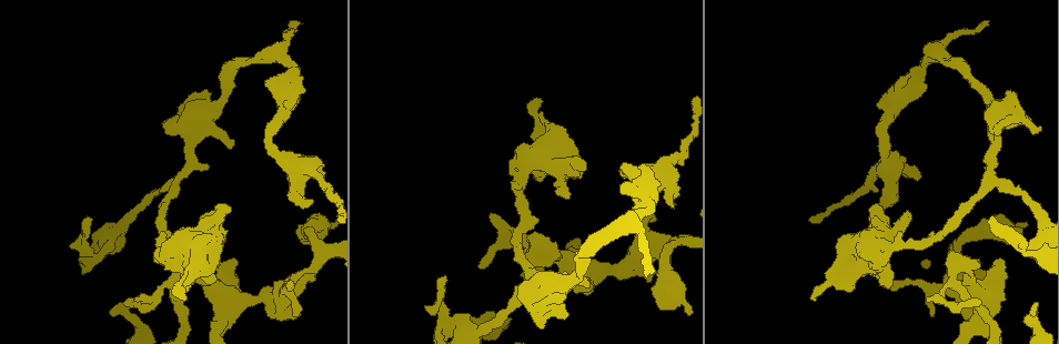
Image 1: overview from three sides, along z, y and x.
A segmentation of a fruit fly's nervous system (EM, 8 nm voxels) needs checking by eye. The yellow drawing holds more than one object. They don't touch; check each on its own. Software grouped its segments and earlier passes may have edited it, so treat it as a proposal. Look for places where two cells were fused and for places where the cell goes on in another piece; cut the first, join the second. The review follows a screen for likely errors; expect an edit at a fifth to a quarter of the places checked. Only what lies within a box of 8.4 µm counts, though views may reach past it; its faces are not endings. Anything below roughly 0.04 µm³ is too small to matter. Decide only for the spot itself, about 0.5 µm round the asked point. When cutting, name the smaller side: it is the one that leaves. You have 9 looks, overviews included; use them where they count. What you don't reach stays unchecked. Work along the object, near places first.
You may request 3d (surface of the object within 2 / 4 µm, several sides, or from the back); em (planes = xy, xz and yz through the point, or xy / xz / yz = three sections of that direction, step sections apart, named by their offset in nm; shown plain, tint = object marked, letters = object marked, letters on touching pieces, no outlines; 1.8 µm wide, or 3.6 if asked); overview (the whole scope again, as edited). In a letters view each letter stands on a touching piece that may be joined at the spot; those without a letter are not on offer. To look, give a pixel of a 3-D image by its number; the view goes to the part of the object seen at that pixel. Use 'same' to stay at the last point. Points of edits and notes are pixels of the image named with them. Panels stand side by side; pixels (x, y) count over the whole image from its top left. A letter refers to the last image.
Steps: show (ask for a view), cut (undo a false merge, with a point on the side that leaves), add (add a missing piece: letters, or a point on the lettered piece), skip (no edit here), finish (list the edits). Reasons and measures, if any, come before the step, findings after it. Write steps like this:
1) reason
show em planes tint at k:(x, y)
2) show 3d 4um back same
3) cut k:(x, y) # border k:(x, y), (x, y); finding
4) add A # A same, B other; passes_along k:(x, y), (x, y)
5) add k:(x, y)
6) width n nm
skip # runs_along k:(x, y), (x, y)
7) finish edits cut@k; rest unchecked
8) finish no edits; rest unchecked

branch stops here
show em xy step 16 letters at 1:(538, 100)

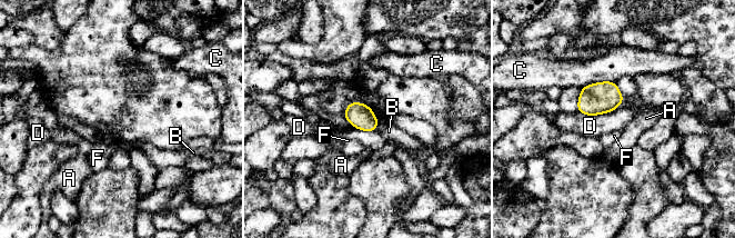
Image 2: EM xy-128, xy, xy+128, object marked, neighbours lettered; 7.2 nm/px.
longest_contact D 360 nm
skip # A other, B other, C other, D other, F other; border 2:(624, 99), (606, 112), (577, 111); no lettered piece goes on from it

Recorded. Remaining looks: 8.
stops while still wide
show em xz step 8 plain at 1:(889, 287)

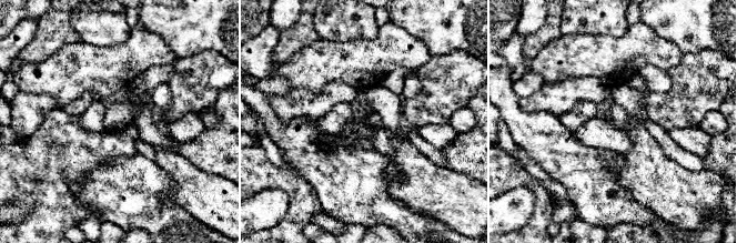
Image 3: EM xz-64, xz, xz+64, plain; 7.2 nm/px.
see the neighbours
show em xz step 8 letters same

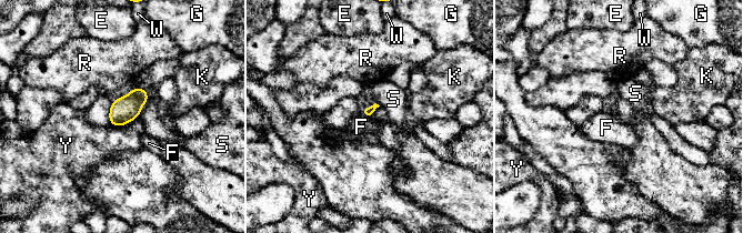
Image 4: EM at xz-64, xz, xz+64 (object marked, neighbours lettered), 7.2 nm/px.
longest_contact S 220 nm
skip # E other, F other, G other, K other, R other, S other, W other, Y other; none of them fits

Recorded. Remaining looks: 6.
an open end
show em planes letters at 1:(443, 277)

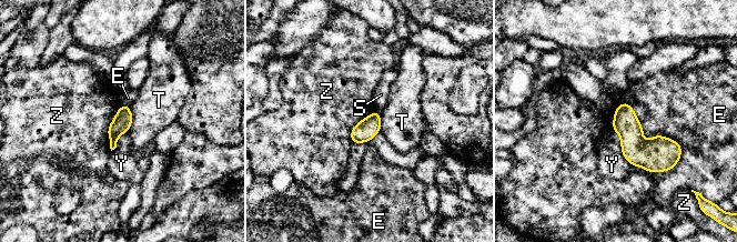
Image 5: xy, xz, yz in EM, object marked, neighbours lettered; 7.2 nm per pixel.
skip # E other, S other, T other, Y other, Z other; border 5:(121, 103), (108, 129), (110, 150); no lettered piece goes on from it

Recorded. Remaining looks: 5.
an open end
show em planes letters at 1:(988, 21)

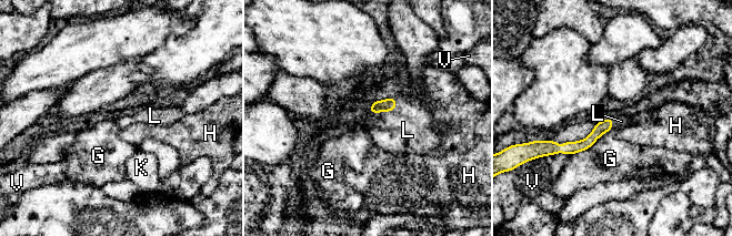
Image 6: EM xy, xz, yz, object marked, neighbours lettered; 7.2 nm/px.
add L # G other, H other, K other, L same, V other; passes_along 6:(389, 104), (387, 110), (408, 130); the cell continues

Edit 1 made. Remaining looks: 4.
finish edits add@6; rest unchecked

